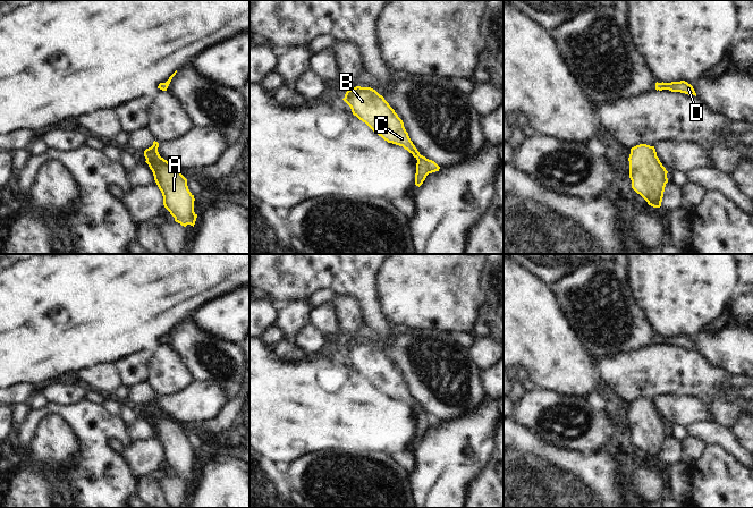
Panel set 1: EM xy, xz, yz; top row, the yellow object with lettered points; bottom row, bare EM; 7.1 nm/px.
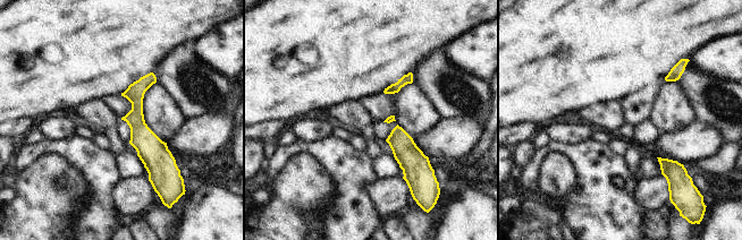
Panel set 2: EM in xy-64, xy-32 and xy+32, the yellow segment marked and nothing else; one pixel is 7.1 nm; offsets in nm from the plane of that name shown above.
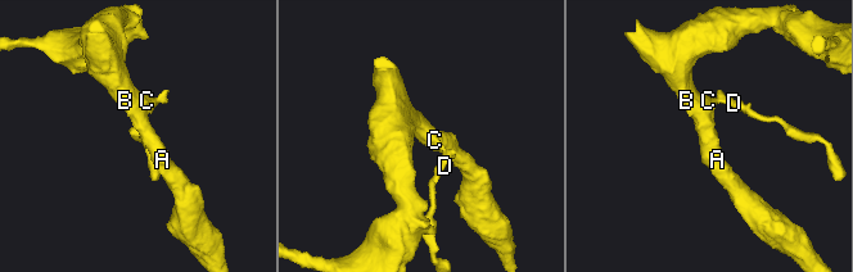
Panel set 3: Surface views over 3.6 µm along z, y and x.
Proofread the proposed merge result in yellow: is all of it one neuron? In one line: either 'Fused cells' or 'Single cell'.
Single cell

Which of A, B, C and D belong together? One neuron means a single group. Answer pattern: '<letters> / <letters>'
A B C D

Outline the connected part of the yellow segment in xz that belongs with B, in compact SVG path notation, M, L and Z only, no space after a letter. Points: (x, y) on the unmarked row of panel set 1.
M361 340L352 341L342 354L350 361L354 370L384 395L403 400L413 408L417 414L416 440L420 441L429 427L439 425L440 421L434 415L420 408L408 390L403 374L375 344Z

